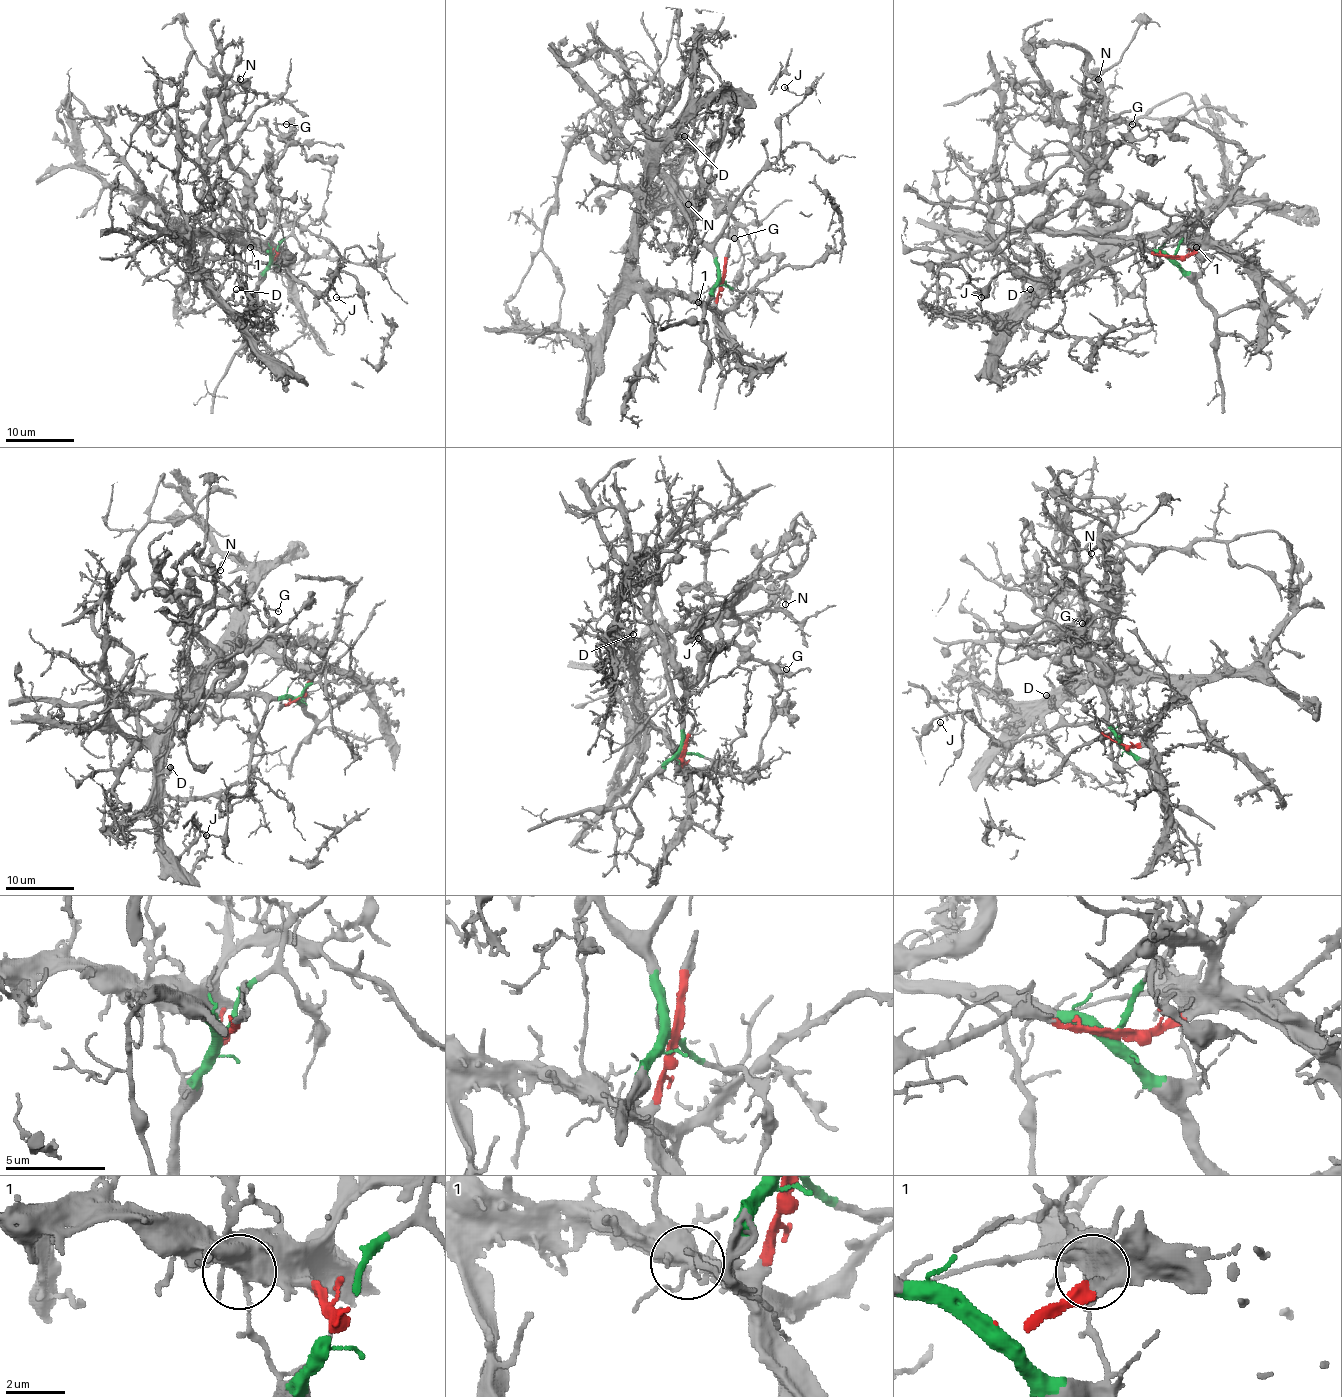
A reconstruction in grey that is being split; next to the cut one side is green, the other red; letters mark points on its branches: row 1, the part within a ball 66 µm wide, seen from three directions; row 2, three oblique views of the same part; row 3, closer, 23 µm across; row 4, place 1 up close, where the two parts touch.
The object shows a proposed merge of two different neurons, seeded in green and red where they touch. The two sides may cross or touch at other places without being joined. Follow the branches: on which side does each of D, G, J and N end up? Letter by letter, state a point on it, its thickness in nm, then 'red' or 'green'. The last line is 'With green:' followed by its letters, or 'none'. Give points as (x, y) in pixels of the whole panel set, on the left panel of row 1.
D: place (236, 289); calibre 190 nm; red
G: place (286, 124); calibre 140 nm; green
J: place (336, 297); calibre 180 nm; green
N: place (240, 79); calibre 150 nm; green
With green: G, J, N

